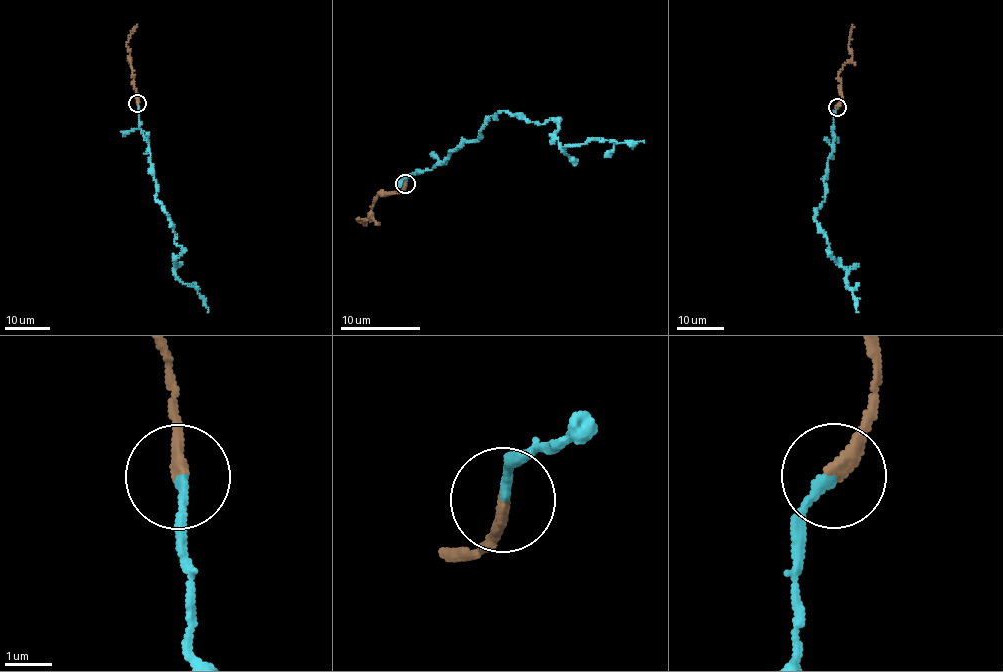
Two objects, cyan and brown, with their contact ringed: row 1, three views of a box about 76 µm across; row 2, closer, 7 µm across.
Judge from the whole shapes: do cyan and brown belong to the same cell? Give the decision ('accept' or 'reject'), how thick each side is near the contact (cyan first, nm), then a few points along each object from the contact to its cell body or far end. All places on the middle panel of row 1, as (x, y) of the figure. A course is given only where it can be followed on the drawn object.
accept | 200/280 nm | cyan via (405, 183), (482, 135), (495, 113), (539, 124), (558, 121), (554, 135), (565, 149), (589, 140), (644, 142) | brown via (405, 183), (400, 193), (377, 195), (371, 219), (359, 219), (359, 222), (365, 222)

